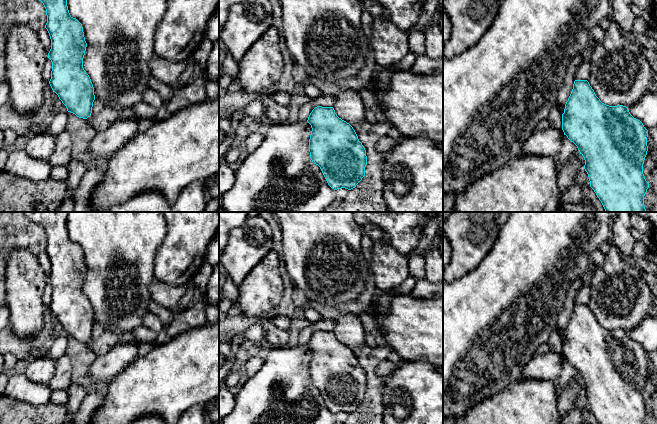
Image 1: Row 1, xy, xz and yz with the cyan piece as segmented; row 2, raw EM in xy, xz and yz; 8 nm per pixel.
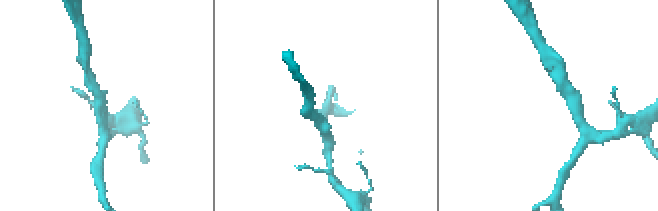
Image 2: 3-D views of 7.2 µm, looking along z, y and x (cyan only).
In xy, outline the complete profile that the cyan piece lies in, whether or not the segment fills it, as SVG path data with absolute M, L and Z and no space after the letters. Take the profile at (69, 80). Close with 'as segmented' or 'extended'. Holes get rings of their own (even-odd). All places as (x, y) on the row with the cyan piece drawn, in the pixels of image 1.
M39 0L46 9L47 29L51 39L51 49L48 58L52 62L51 79L49 84L67 111L79 118L87 119L91 116L95 100L94 87L89 75L83 68L83 58L87 43L85 41L82 24L73 18L68 10L67 0Z | as segmented

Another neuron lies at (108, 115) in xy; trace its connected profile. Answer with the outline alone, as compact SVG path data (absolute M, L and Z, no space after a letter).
M106 106L97 116L88 117L86 119L86 123L96 132L101 132L109 128L110 125L119 117L127 119L140 119L139 116L131 108L116 110L110 106Z

